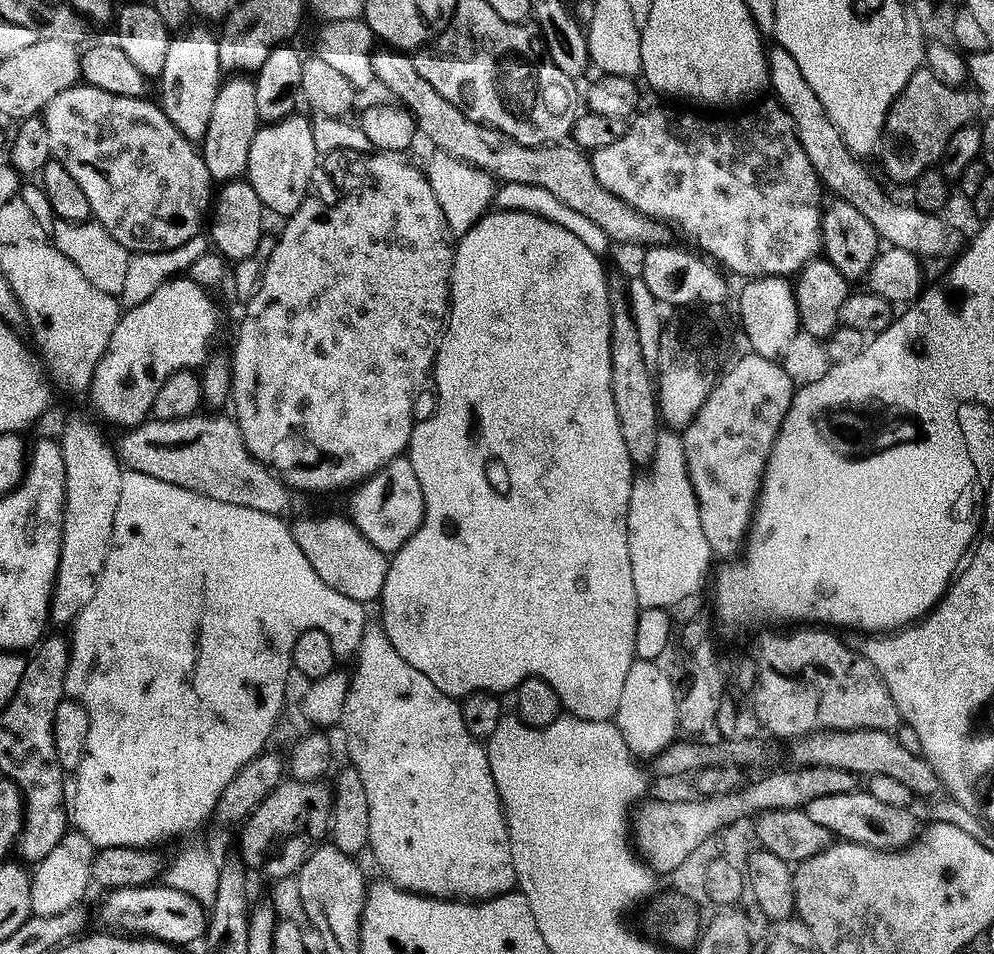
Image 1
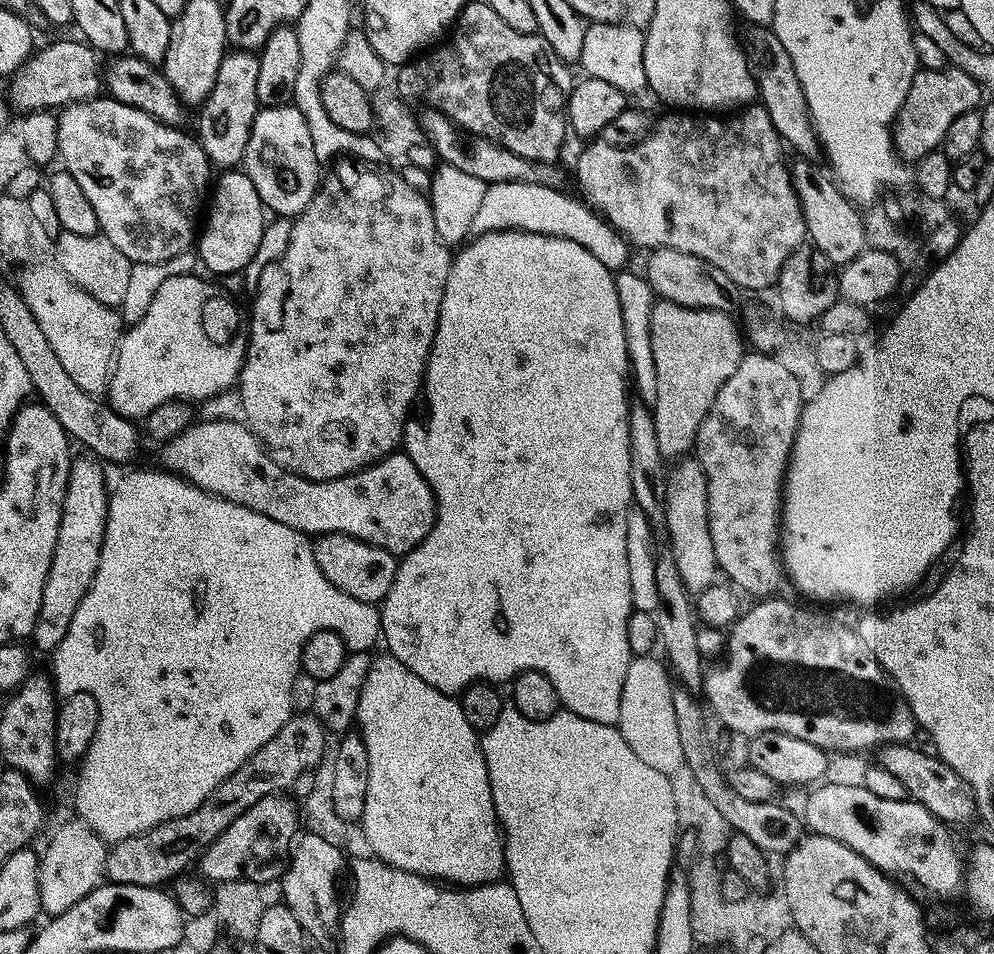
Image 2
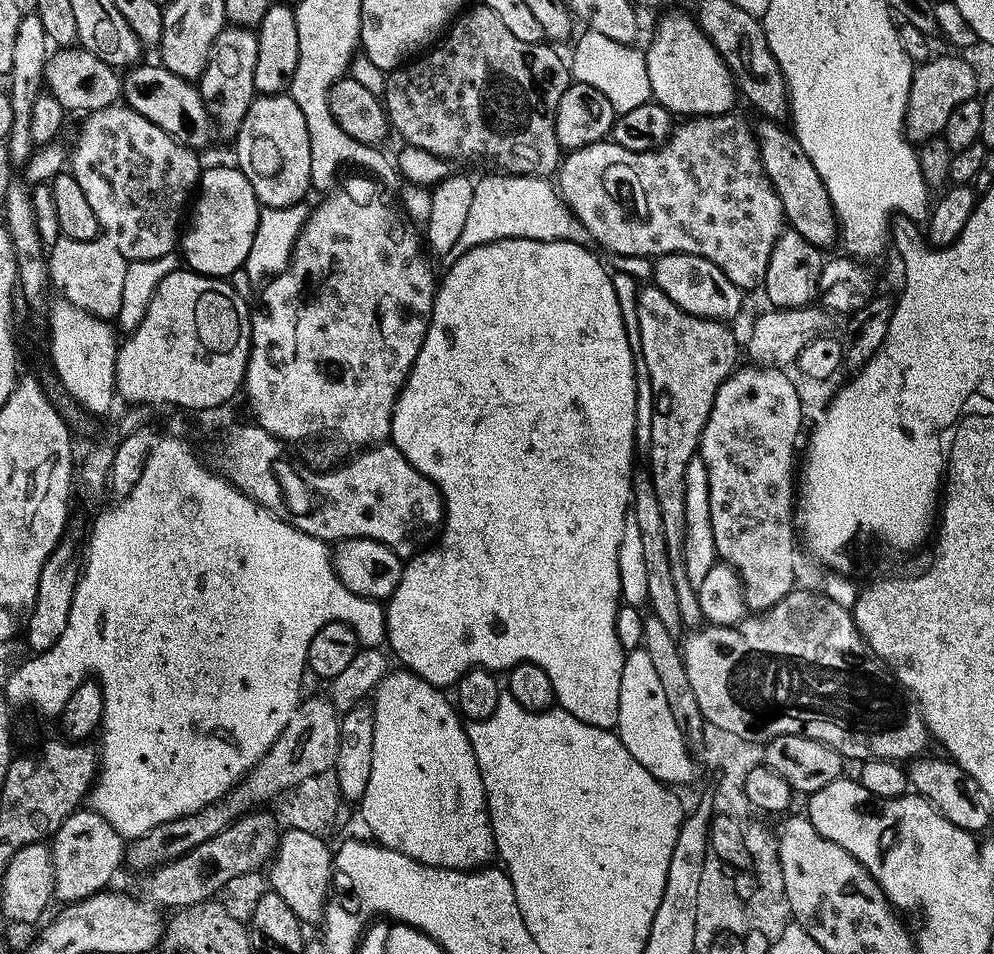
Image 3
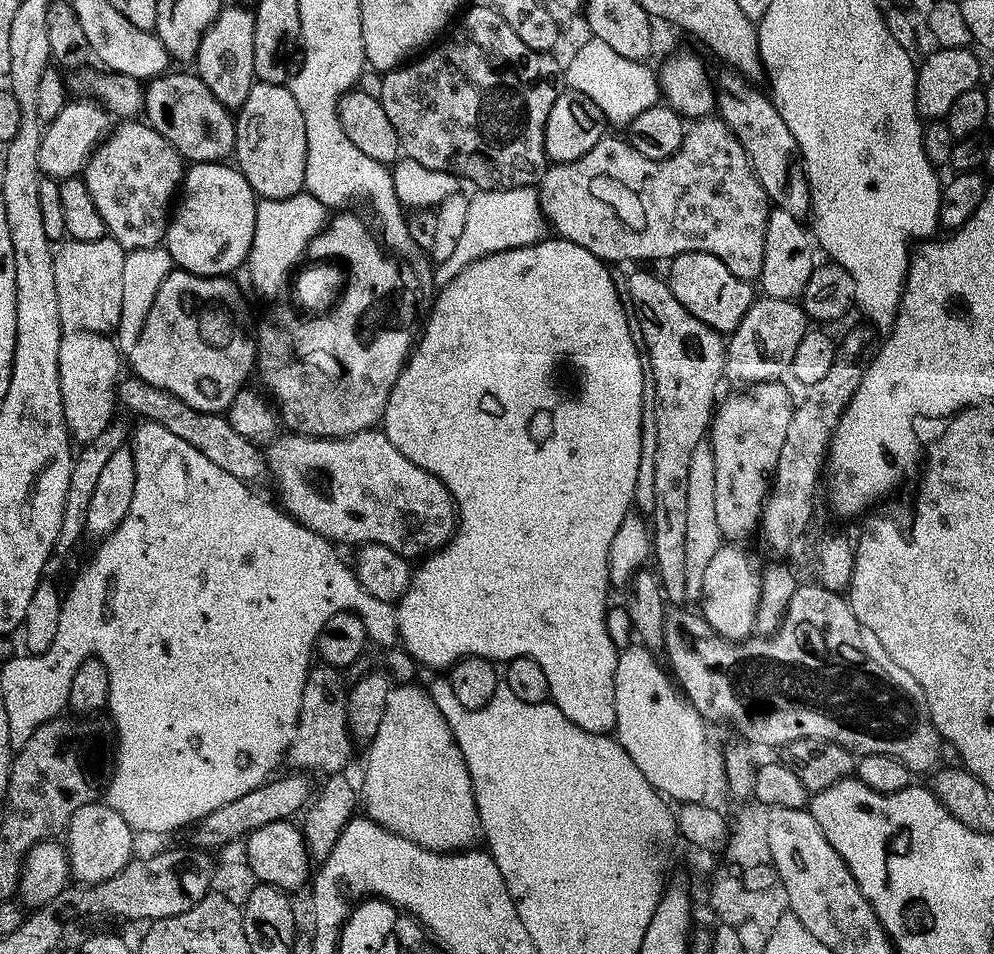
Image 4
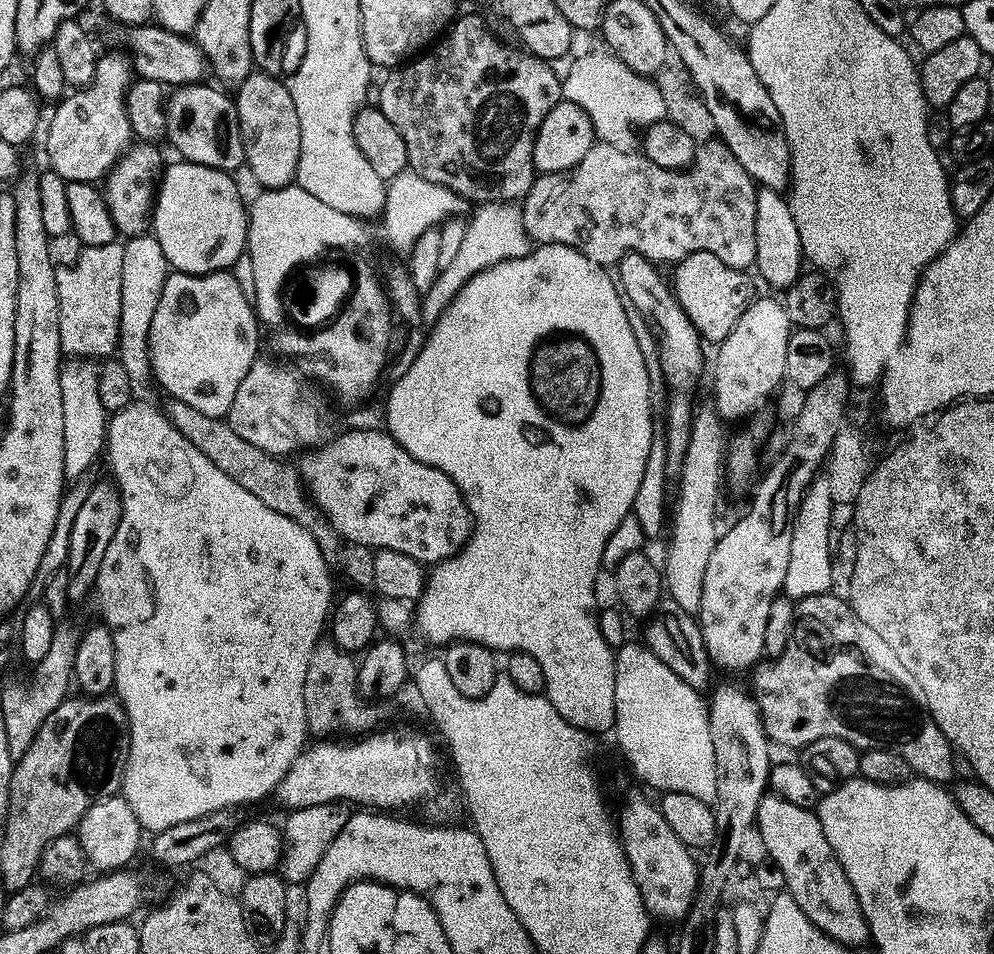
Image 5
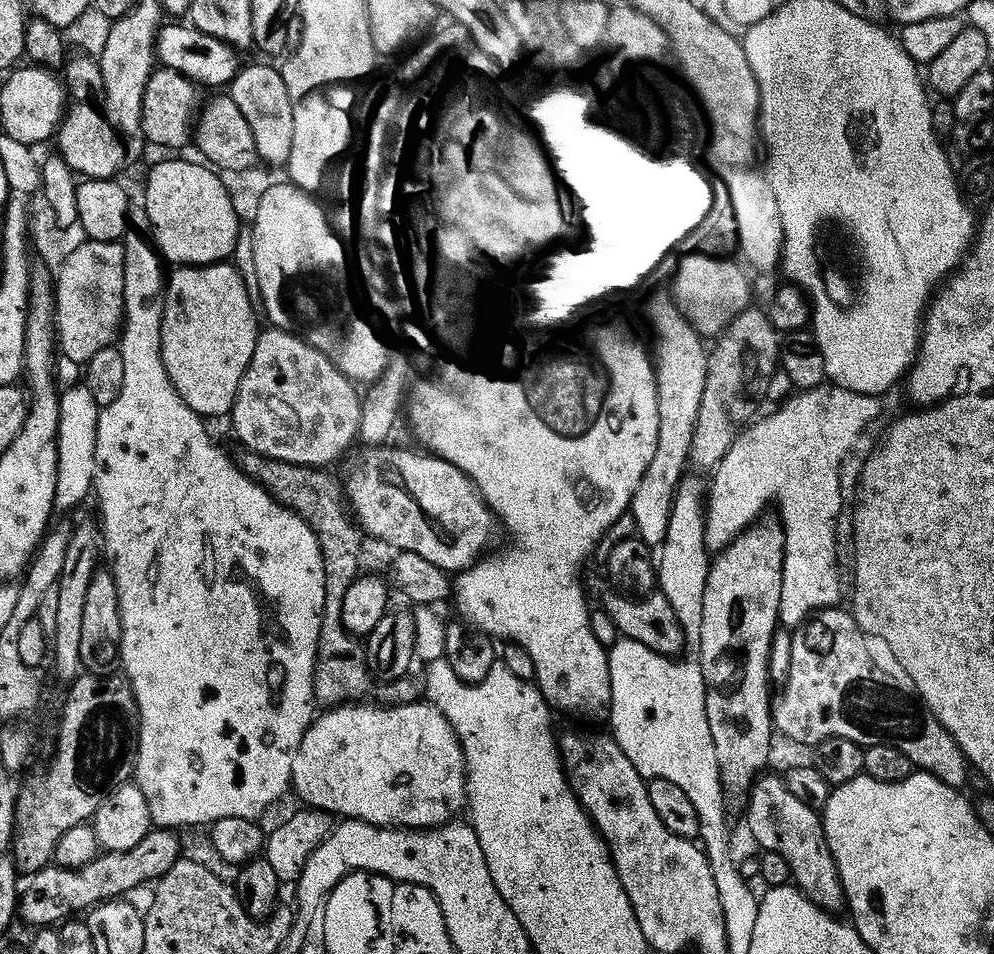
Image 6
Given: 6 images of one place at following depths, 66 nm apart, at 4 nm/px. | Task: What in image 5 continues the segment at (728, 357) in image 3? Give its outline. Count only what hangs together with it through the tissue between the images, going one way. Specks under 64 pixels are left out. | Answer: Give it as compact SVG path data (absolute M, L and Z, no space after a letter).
M636 252L628 253L621 258L618 265L621 274L619 289L634 312L634 307L636 307L635 315L637 317L640 315L639 319L647 325L651 335L656 337L656 343L659 345L660 364L664 371L664 382L670 392L672 388L672 405L668 408L668 422L664 424L664 438L666 473L669 477L674 478L679 475L680 468L684 465L686 450L692 434L694 403L692 404L691 398L685 395L704 368L705 345L702 343L698 330L690 322L690 318L686 318L669 281L665 277L663 280L656 268L659 267L645 256L640 256Z

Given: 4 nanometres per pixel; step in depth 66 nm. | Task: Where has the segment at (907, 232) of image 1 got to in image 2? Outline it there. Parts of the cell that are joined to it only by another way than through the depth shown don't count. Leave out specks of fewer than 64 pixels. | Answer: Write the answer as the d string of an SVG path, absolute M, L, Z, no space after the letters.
M768 26L745 27L742 51L748 57L748 66L752 70L752 83L756 86L759 103L770 114L774 130L778 130L781 141L789 149L796 151L800 158L815 157L815 152L821 151L822 145L816 136L816 127L812 125L812 115L806 106L806 94L802 94L802 84L794 74L794 64L790 62L790 54L778 42L776 35Z

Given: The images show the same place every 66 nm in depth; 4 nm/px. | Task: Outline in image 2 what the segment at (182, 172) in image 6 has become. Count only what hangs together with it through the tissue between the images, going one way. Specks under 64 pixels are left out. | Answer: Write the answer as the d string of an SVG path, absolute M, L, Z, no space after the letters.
M226 170L220 174L220 178L215 179L212 191L214 190L214 196L210 198L210 210L208 212L208 218L206 224L202 226L201 232L198 236L196 244L196 250L203 262L214 272L218 273L218 276L225 274L231 274L233 272L243 271L243 268L249 264L250 258L254 256L258 245L262 240L262 234L264 233L264 226L266 223L266 209L258 197L258 192L254 187L254 184L242 170Z

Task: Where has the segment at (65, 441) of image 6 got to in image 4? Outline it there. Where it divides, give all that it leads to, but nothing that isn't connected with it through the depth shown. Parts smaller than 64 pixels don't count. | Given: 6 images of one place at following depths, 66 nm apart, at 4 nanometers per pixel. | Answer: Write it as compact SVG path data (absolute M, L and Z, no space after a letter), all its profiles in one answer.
M65 331L60 338L58 366L60 367L60 393L64 403L64 423L71 439L83 446L97 438L114 419L118 408L116 385L121 377L122 353L115 339L99 332Z

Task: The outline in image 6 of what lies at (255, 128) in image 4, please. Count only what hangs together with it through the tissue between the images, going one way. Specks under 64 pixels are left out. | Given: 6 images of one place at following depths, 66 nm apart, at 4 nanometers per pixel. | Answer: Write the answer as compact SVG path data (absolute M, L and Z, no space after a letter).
M248 64L237 71L230 85L230 95L234 106L242 110L242 118L250 122L250 134L254 134L257 157L265 165L280 166L290 154L290 138L294 122L290 96L286 94L286 82L279 67L268 64Z

